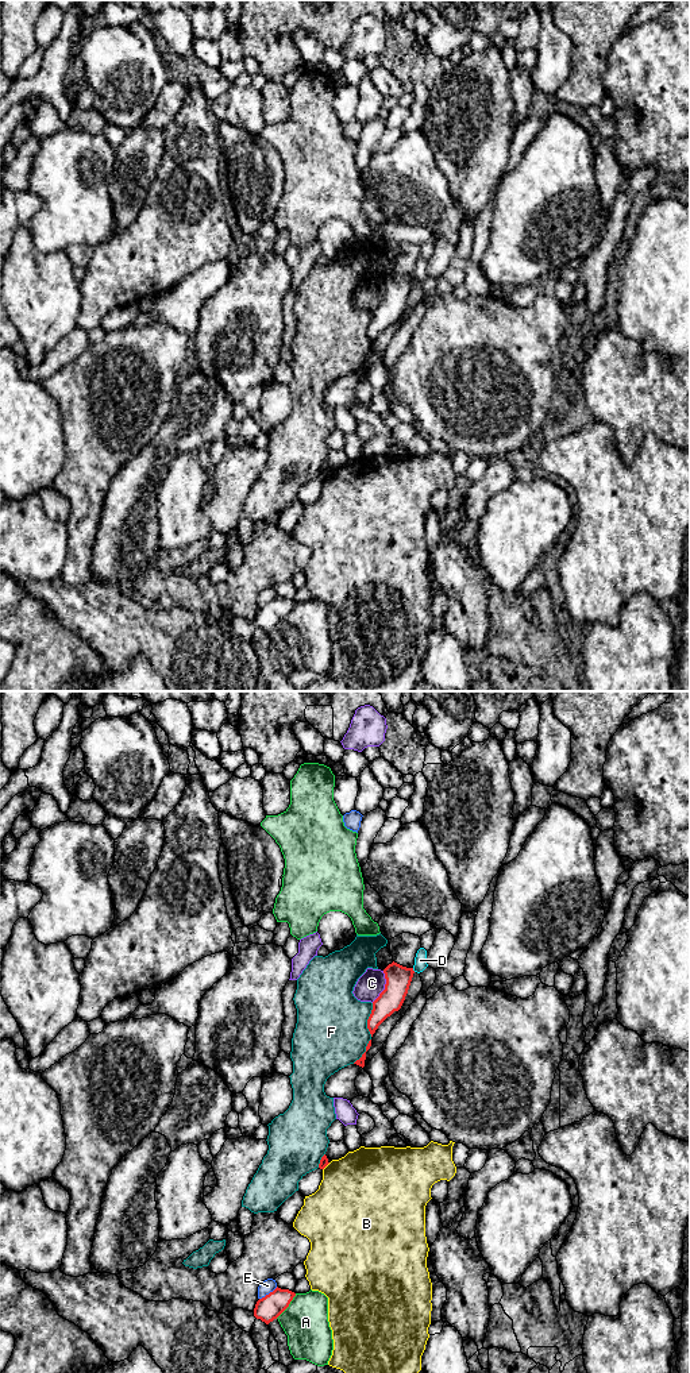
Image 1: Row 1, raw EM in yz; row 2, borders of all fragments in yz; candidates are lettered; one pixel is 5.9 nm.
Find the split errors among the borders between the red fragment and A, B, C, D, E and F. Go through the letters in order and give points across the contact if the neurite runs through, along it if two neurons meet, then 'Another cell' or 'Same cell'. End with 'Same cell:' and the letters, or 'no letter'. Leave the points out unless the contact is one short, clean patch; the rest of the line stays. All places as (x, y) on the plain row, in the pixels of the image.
A: Another cell
B: Another cell
C: Another cell
D: Boundary: yz (412, 277), (415, 280). Another cell
E: Boundary: yz (277, 596), (259, 608). Another cell
F: Another cell
Same cell: no letter

